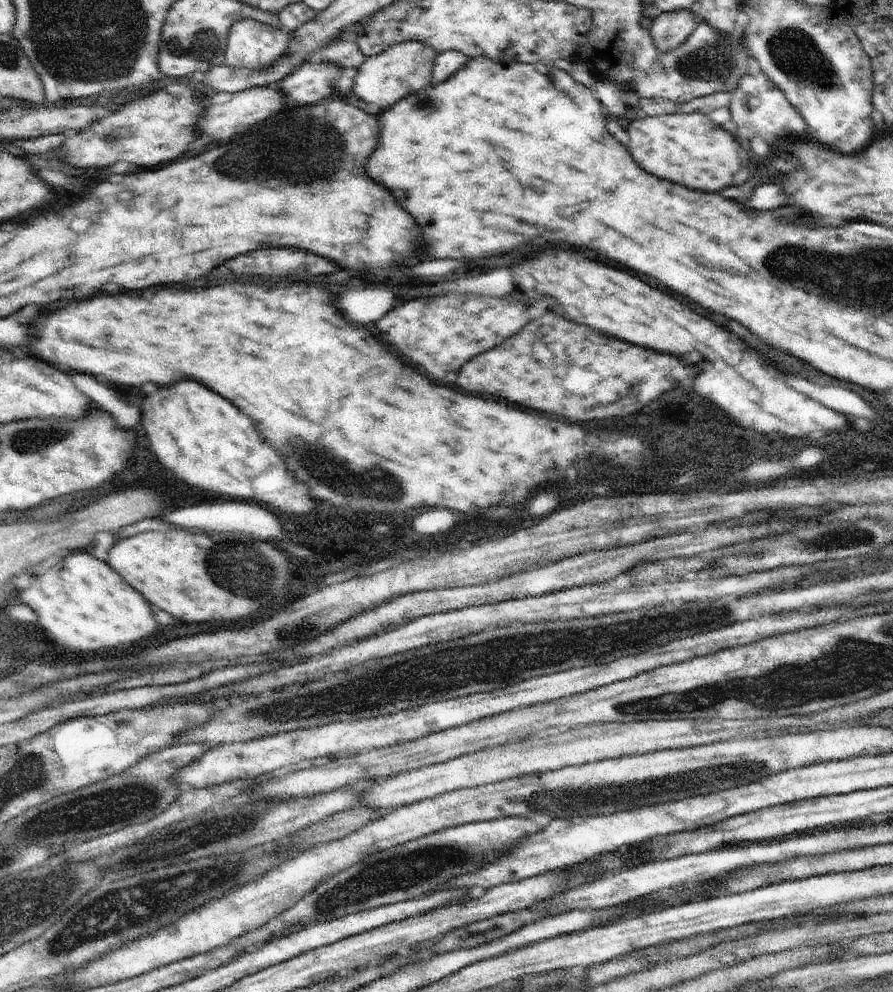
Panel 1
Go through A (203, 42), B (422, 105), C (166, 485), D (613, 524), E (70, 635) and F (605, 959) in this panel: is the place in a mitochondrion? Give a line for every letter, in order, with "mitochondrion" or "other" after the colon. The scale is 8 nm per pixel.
A: mitochondrion
B: mitochondrion
C: other
D: mitochondrion
E: other
F: other

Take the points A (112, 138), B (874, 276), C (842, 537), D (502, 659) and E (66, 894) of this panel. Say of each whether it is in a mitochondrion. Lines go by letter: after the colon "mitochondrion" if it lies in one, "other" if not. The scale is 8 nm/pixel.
A: mitochondrion
B: mitochondrion
C: mitochondrion
D: mitochondrion
E: mitochondrion

